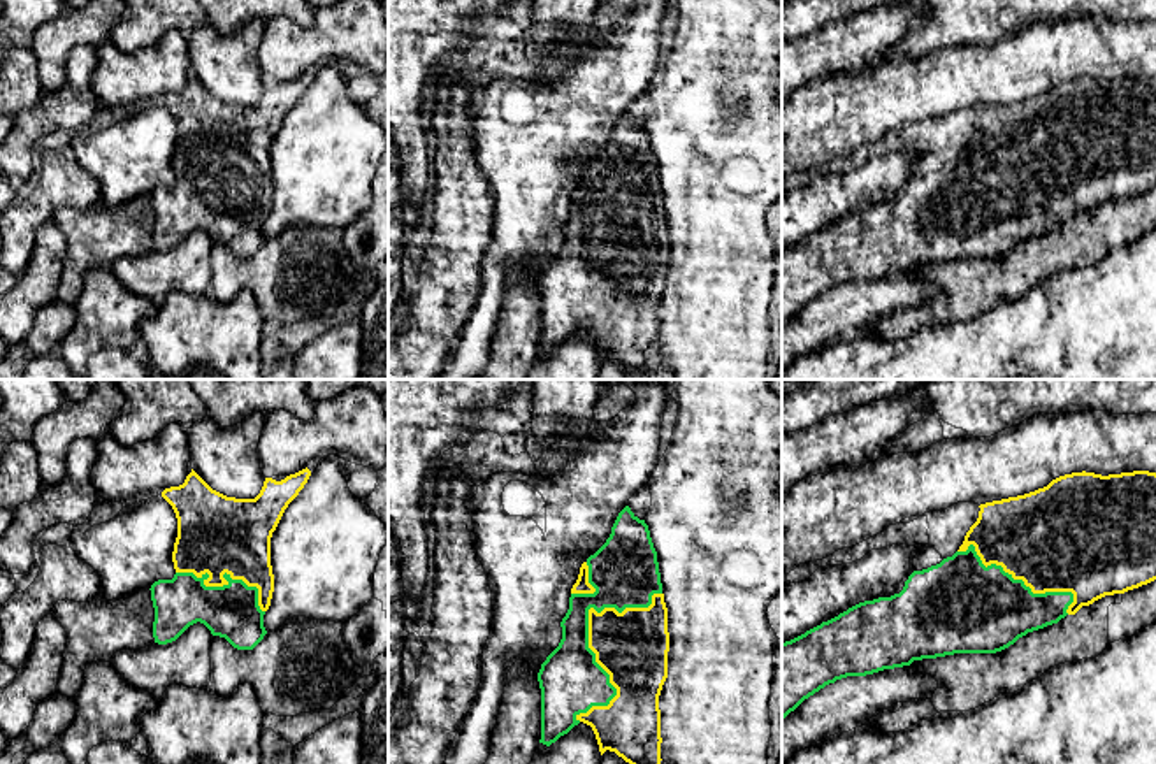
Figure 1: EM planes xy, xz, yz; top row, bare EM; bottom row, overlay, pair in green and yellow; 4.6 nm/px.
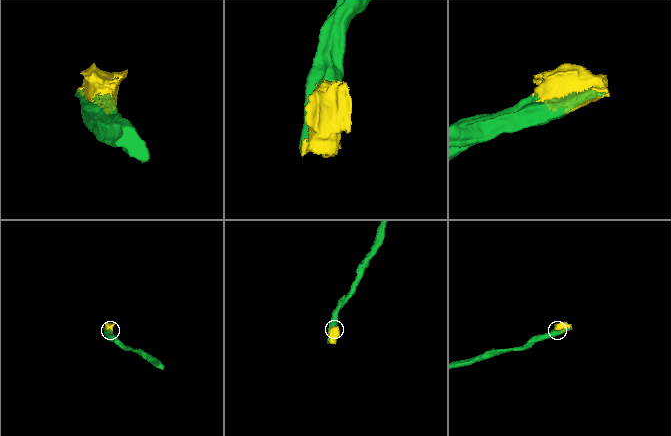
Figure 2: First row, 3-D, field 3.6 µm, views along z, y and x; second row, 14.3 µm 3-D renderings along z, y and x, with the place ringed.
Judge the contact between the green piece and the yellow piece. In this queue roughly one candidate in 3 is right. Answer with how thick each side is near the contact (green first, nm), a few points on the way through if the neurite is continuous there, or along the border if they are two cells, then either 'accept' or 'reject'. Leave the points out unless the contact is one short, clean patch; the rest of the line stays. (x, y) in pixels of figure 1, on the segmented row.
300/320 nm | accept

